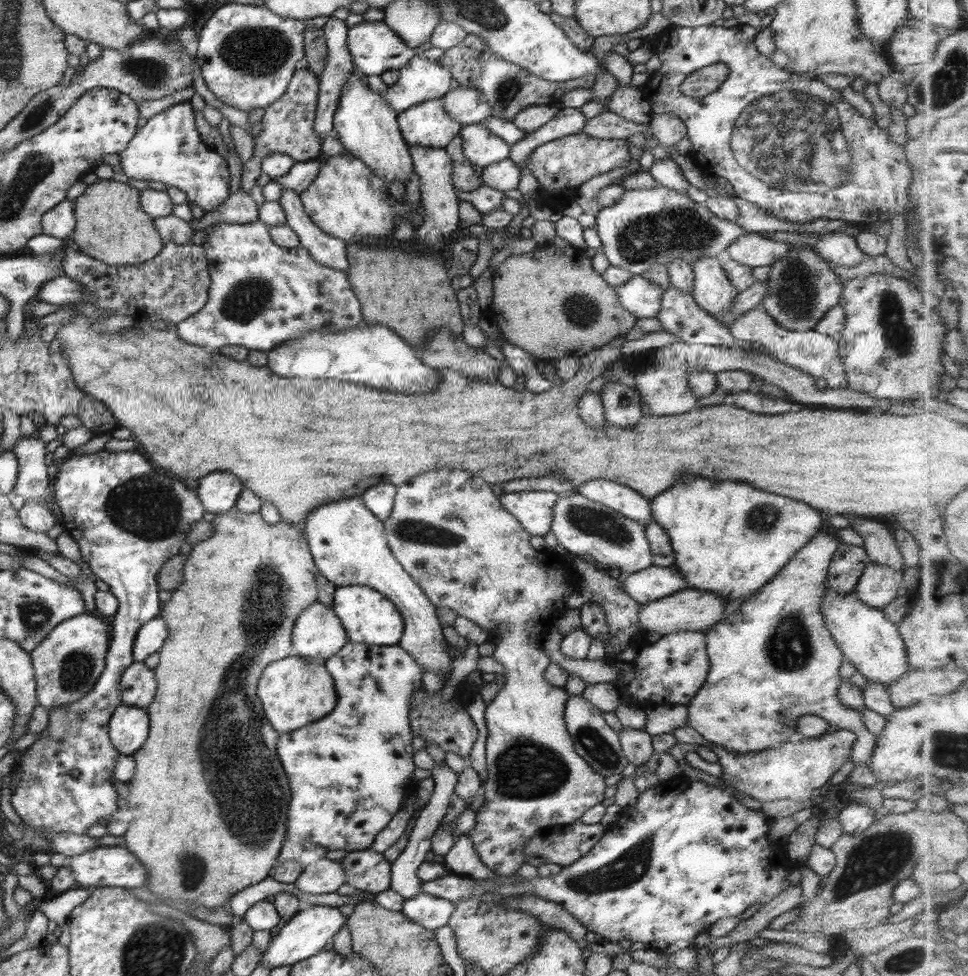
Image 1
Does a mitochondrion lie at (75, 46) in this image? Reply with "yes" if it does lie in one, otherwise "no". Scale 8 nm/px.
no

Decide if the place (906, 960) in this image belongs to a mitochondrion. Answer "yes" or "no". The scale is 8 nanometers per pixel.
yes

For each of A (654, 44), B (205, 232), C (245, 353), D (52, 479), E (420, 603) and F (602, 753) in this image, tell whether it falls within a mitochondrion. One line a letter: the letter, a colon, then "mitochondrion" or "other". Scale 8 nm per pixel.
A: other
B: other
C: other
D: other
E: other
F: mitochondrion

